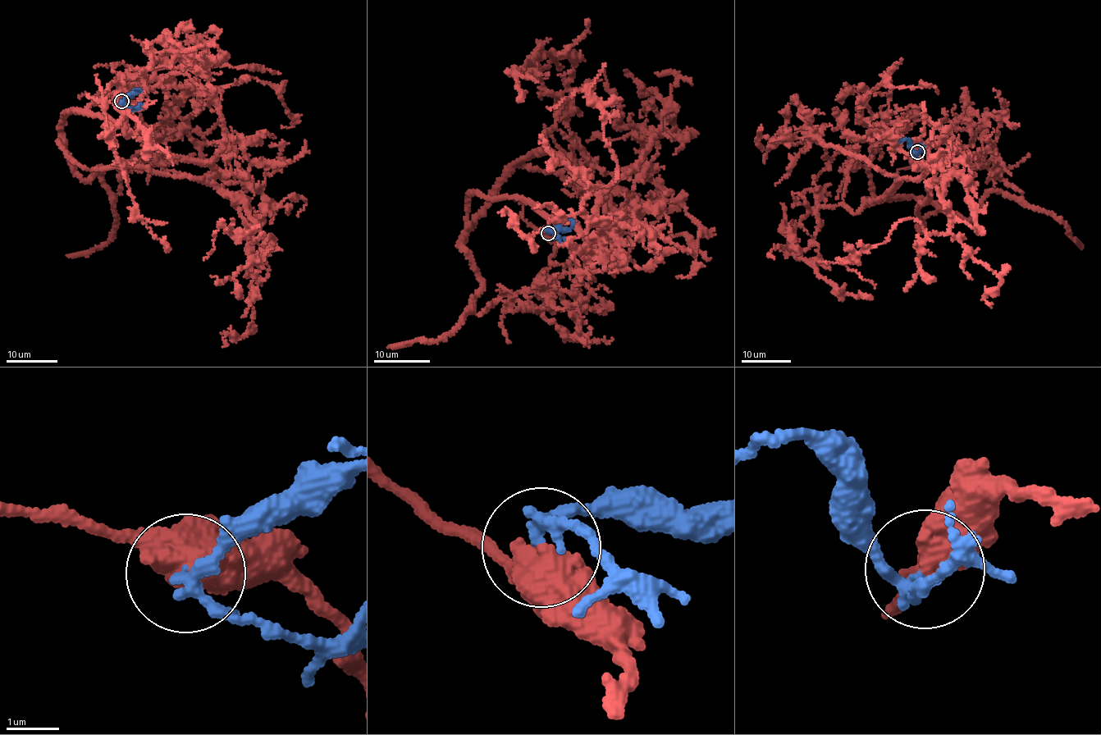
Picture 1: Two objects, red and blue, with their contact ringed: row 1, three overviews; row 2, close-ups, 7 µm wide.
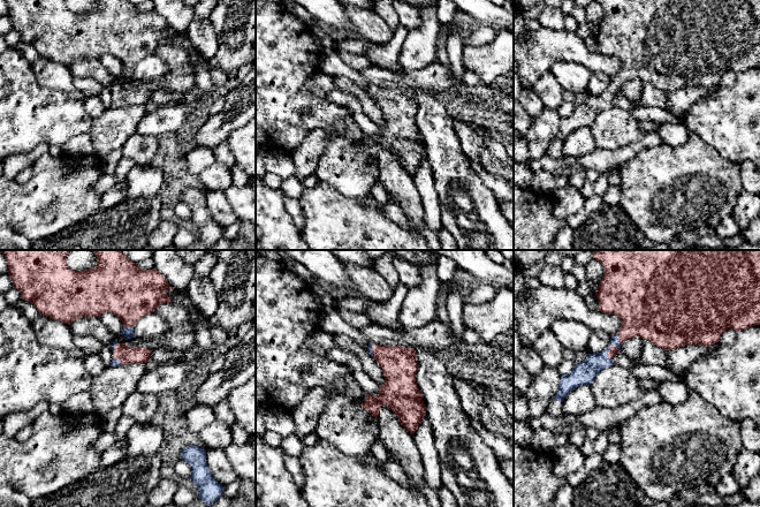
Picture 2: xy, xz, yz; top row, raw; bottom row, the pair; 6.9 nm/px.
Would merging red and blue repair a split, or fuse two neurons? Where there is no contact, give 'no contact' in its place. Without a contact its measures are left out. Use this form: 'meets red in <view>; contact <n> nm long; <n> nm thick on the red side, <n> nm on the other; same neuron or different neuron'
meets red in yz; contact 120 nm long; 60 nm thick on the red side, 160 nm on the other; same neuron

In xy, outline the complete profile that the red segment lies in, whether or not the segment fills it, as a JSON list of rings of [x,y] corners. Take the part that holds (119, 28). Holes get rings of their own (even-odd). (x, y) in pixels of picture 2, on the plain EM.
[[[6,0],[8,6],[8,16],[13,23],[13,29],[16,30],[21,35],[21,40],[30,44],[36,48],[40,56],[50,59],[54,62],[59,62],[70,67],[75,61],[79,59],[98,59],[105,54],[115,55],[123,65],[123,70],[121,73],[121,77],[128,81],[134,80],[134,68],[135,66],[144,58],[154,54],[155,51],[162,45],[170,45],[170,39],[165,35],[166,31],[174,32],[166,20],[160,16],[157,12],[152,10],[149,13],[142,13],[134,3],[128,0],[97,0],[97,7],[90,12],[85,12],[82,14],[76,14],[67,8],[66,0]]]

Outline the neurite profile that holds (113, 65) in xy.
[[[105,54],[100,58],[99,61],[112,76],[121,75],[123,65],[115,55]]]

